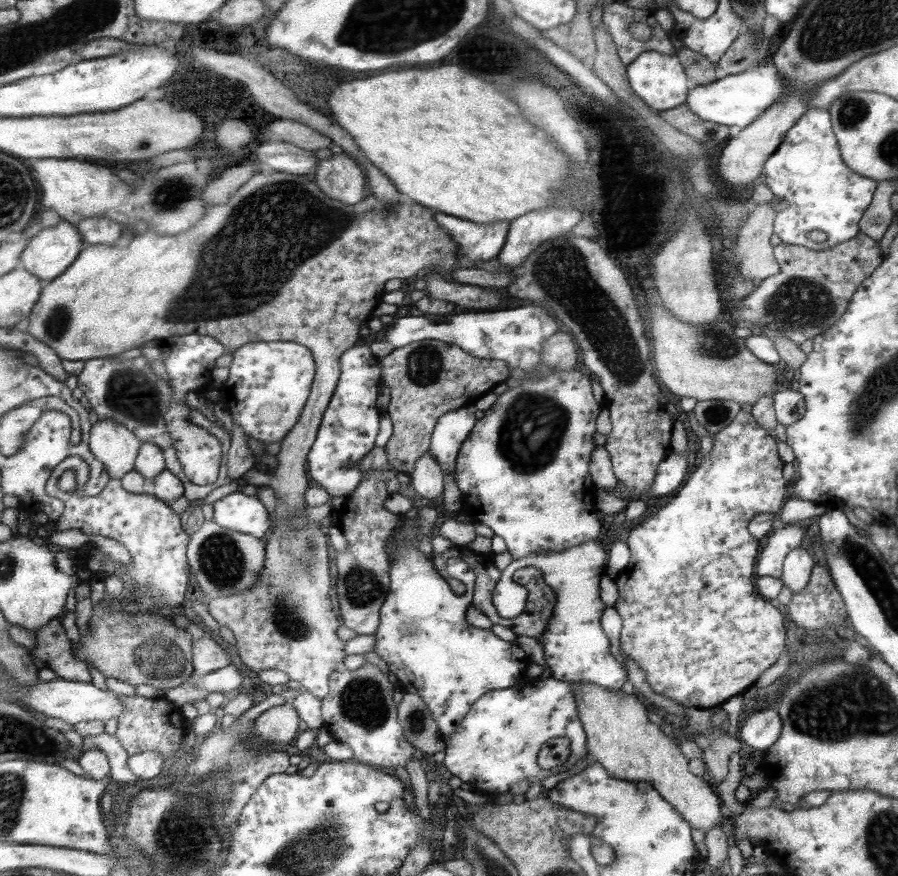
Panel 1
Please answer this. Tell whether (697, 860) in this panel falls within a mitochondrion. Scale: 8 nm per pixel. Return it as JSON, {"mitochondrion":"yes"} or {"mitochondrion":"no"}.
{"mitochondrion":"no"}

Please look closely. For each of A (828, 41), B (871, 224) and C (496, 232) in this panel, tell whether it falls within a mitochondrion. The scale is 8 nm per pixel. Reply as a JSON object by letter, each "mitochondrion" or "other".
{"A":"mitochondrion","B":"other","C":"other"}

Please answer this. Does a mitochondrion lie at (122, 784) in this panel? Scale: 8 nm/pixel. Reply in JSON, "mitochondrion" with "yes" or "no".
{"mitochondrion":"no"}

